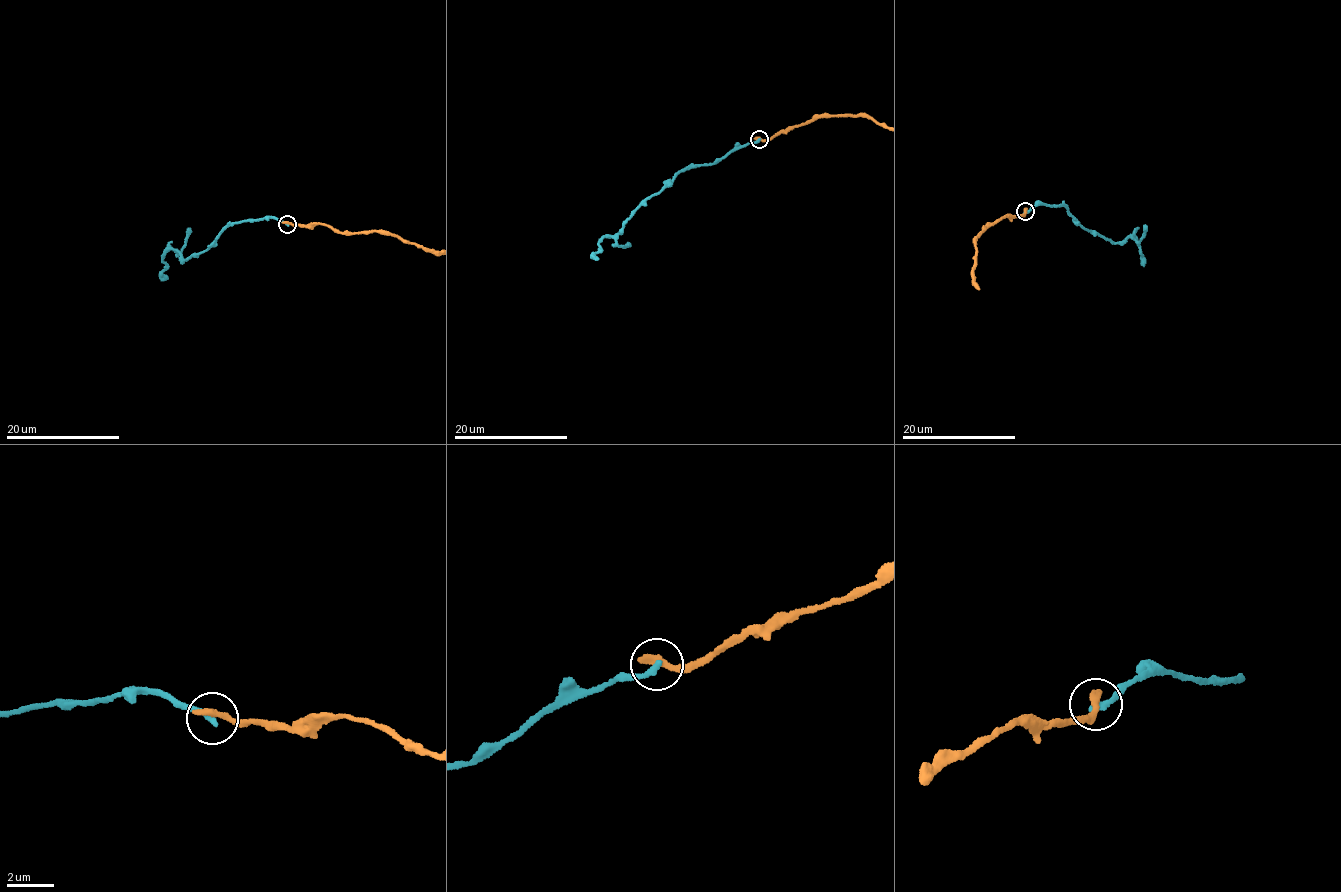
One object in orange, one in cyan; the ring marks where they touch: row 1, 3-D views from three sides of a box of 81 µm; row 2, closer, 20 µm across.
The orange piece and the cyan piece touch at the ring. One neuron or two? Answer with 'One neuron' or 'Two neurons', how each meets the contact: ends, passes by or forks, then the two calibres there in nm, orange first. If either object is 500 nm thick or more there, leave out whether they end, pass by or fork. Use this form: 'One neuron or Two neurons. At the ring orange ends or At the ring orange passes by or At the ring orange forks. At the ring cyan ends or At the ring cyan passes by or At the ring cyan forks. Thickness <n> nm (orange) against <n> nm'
Two neurons. At the ring orange ends. At the ring cyan ends. Thickness 360 nm (orange) against 280 nm

